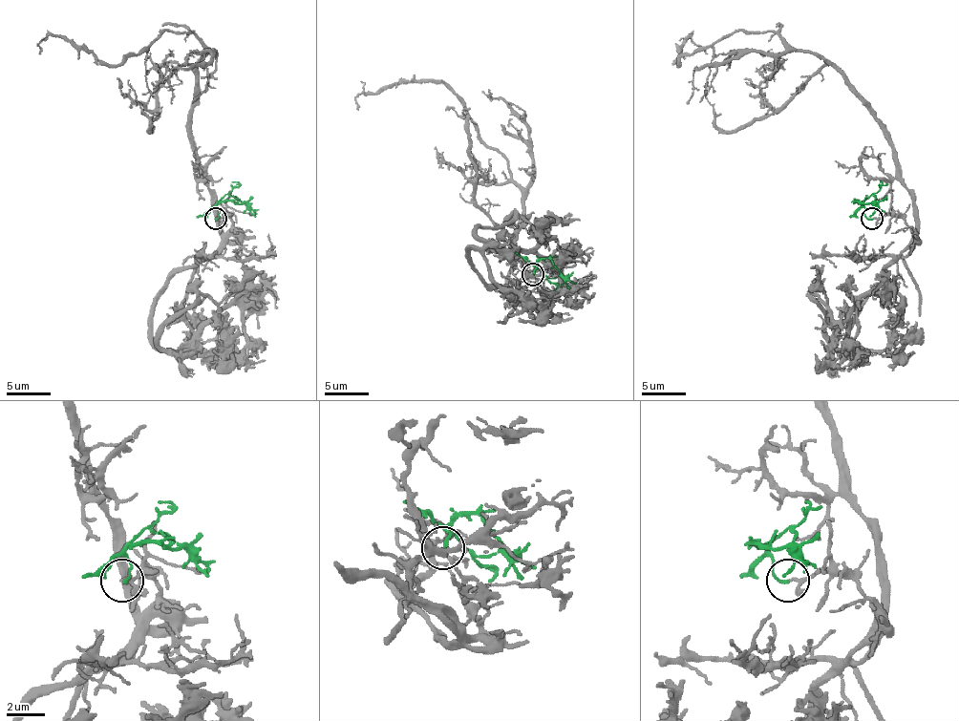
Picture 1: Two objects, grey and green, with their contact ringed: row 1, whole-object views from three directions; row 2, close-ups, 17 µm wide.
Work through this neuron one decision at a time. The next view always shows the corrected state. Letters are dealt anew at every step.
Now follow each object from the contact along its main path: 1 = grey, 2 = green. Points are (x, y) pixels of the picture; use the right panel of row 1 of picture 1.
1: (872, 219), (916, 230), (914, 195), (839, 71), (763, 31), (679, 64), (691, 35), (708, 53)
2: (872, 219), (856, 201), (874, 205), (869, 217)

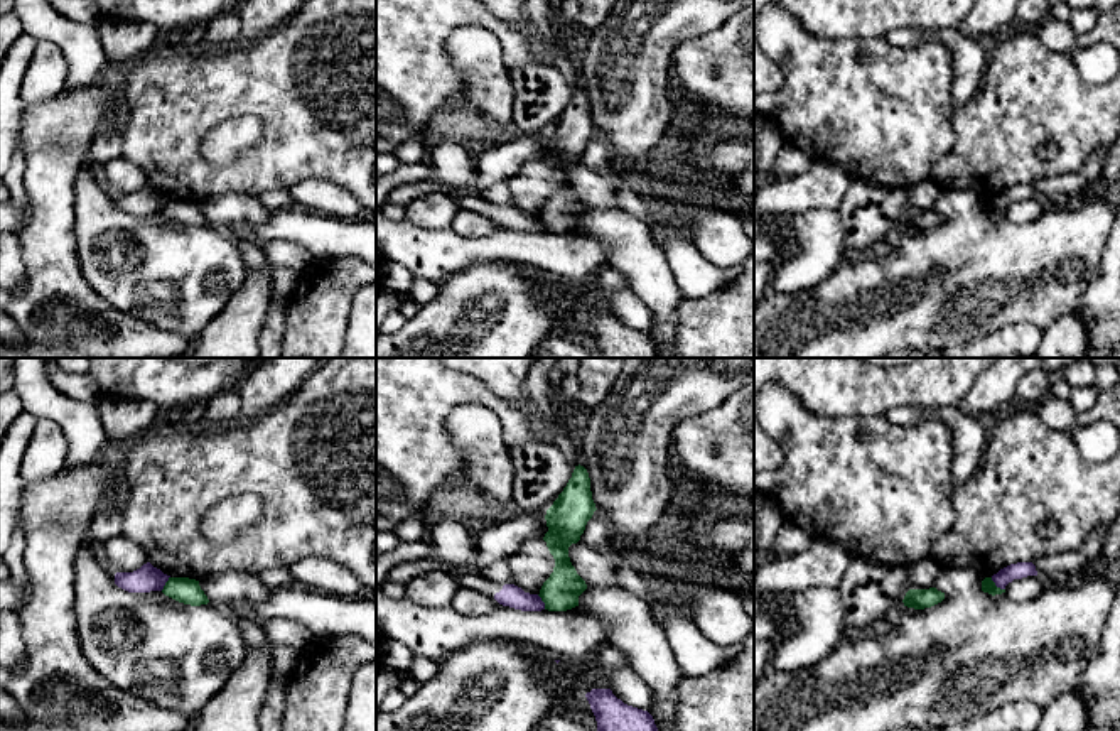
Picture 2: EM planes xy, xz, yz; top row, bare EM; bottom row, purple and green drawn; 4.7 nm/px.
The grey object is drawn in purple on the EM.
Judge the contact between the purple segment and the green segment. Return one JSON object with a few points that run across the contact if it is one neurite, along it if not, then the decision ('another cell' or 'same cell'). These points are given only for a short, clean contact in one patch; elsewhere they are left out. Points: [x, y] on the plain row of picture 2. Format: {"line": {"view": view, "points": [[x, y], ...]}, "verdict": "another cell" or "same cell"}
{"line": {"view": "yz", "points": [[990, 200], [1004, 211]]}, "verdict": "another cell"}

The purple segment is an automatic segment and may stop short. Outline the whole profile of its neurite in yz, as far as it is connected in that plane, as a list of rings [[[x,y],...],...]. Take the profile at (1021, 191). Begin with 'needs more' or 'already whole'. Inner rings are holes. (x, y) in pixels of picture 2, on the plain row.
already whole; [[[1017,184],[1000,191],[992,198],[997,209],[1005,211],[1014,201],[1022,201],[1027,198],[1037,198],[1036,187],[1032,184]]]

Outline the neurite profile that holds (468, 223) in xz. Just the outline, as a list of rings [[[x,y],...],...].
[[[459,209],[452,221],[452,230],[464,238],[484,238],[501,228],[493,218],[471,209]]]

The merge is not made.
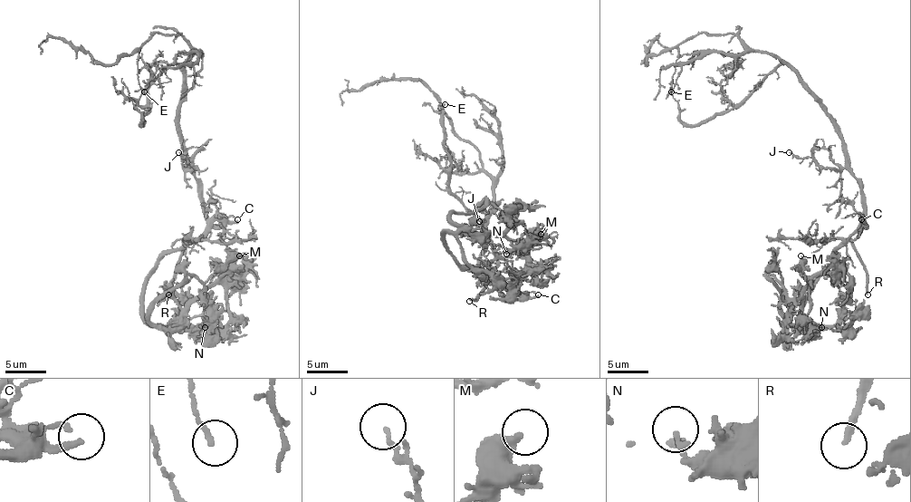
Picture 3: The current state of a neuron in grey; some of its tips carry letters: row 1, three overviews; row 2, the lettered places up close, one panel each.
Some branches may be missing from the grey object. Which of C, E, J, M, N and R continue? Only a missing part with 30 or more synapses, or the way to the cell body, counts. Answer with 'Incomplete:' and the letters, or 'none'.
Incomplete: C, R

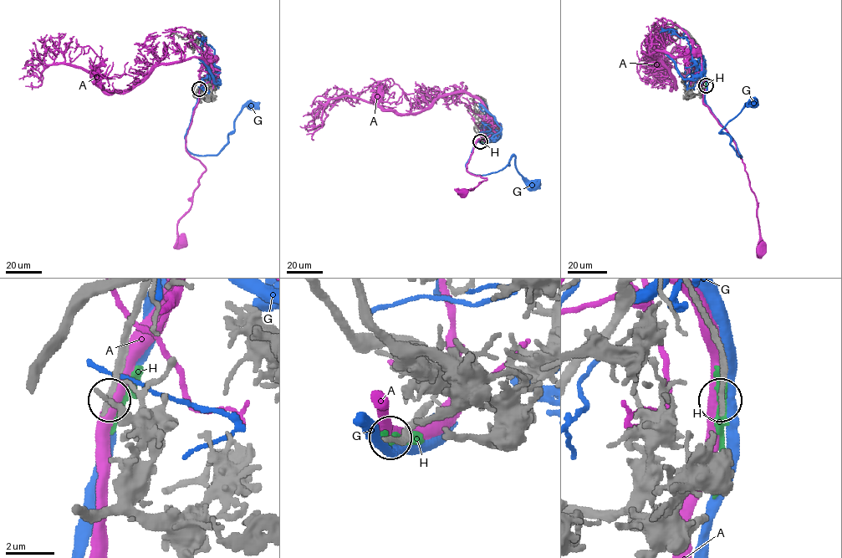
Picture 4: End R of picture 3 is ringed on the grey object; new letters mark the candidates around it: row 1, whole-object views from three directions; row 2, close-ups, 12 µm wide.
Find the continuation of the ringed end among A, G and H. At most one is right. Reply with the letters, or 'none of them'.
H

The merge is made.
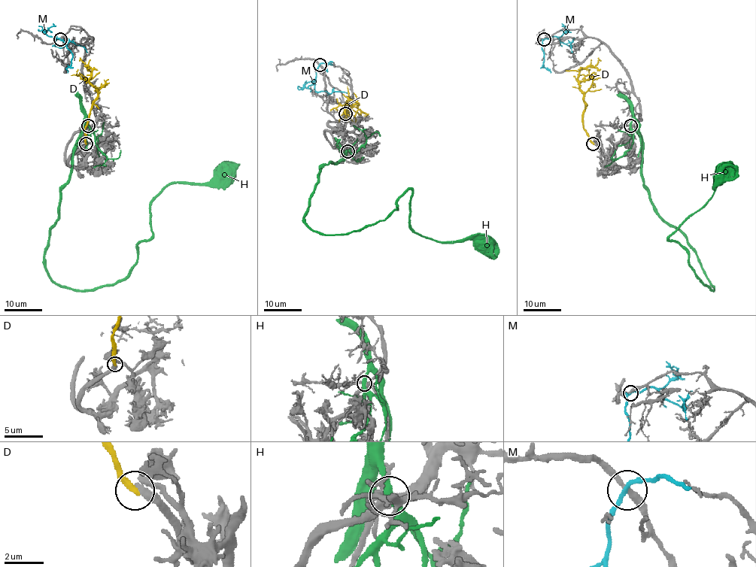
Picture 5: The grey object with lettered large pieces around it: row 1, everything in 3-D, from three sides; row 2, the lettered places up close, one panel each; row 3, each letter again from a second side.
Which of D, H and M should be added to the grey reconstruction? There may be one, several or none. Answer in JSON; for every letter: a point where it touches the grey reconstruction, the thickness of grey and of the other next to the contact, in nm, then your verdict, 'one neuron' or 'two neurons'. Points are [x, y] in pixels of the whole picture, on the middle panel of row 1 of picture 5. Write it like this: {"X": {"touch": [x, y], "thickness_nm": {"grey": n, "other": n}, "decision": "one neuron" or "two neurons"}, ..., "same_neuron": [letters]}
{"D": {"touch": [345, 113], "thickness_nm": {"grey": 280, "other": 320}, "decision": "one neuron"}, "H": {"touch": [347, 151], "thickness_nm": {"grey": 400, "other": 400}, "decision": "two neurons"}, "M": {"touch": [320, 65], "thickness_nm": {"grey": 280, "other": 200}, "decision": "two neurons"}, "same_neuron": ["D"]}

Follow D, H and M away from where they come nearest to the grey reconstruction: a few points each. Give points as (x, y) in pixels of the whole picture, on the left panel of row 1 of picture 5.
D: (86, 143), (86, 125), (97, 91), (89, 80), (89, 68), (80, 59), (79, 61)
H: (88, 125), (44, 257), (50, 277), (77, 289), (122, 280), (166, 186), (239, 165)
M: (60, 39), (56, 36), (56, 46), (64, 46), (71, 41), (82, 46), (87, 53)

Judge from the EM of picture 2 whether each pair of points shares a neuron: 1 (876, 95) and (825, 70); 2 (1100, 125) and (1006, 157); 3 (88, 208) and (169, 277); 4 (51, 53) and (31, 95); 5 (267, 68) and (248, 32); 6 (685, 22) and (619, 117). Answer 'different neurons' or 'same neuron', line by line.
1: same neuron
2: same neuron
3: same neuron
4: same neuron
5: different neurons
6: same neuron

